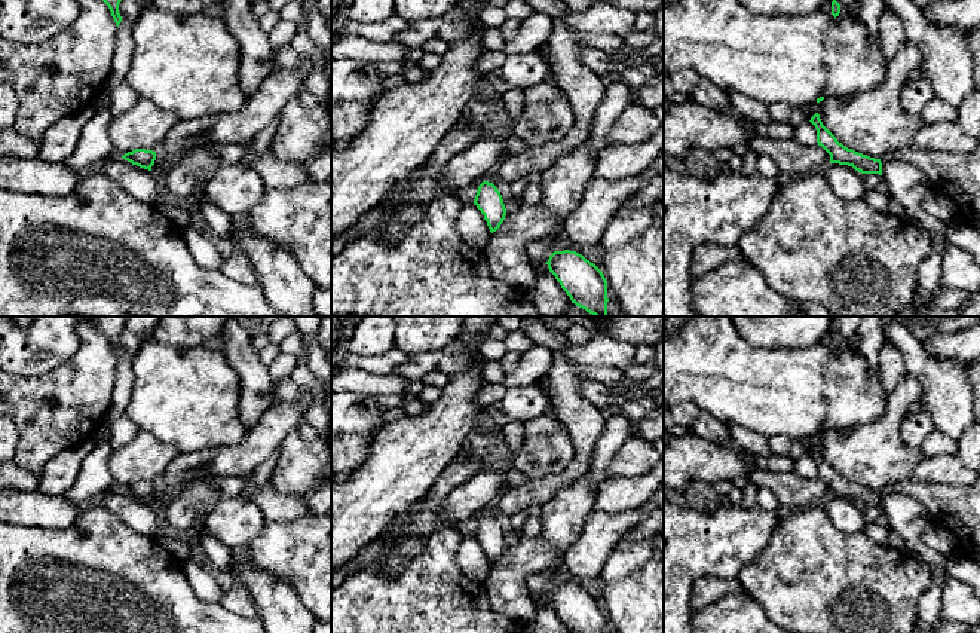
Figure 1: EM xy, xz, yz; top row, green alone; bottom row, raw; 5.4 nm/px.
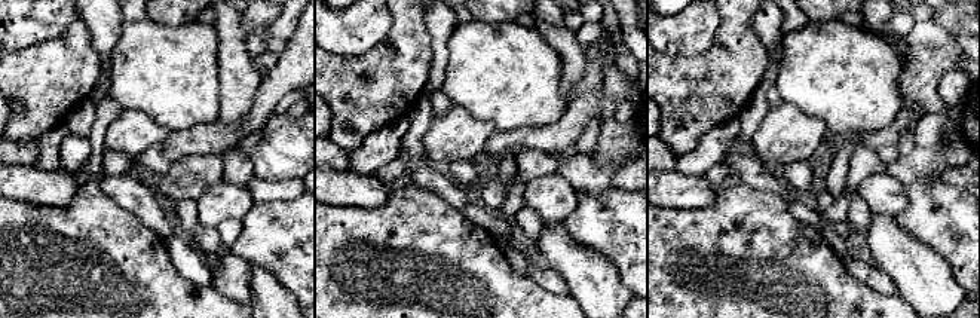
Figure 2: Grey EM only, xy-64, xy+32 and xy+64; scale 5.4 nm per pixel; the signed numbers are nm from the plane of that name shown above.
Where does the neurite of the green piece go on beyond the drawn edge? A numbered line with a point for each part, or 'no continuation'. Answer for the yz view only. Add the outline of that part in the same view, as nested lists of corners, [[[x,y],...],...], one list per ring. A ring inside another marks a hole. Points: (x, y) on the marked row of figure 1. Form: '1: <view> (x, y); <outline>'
no continuation

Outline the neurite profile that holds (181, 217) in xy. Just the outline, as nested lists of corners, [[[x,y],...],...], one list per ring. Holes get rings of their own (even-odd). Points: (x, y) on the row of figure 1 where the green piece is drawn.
[[[168,196],[160,198],[154,207],[180,227],[192,224],[193,214],[172,204]]]

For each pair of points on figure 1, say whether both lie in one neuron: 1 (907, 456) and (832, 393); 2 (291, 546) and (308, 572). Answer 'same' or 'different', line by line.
1: different
2: same

